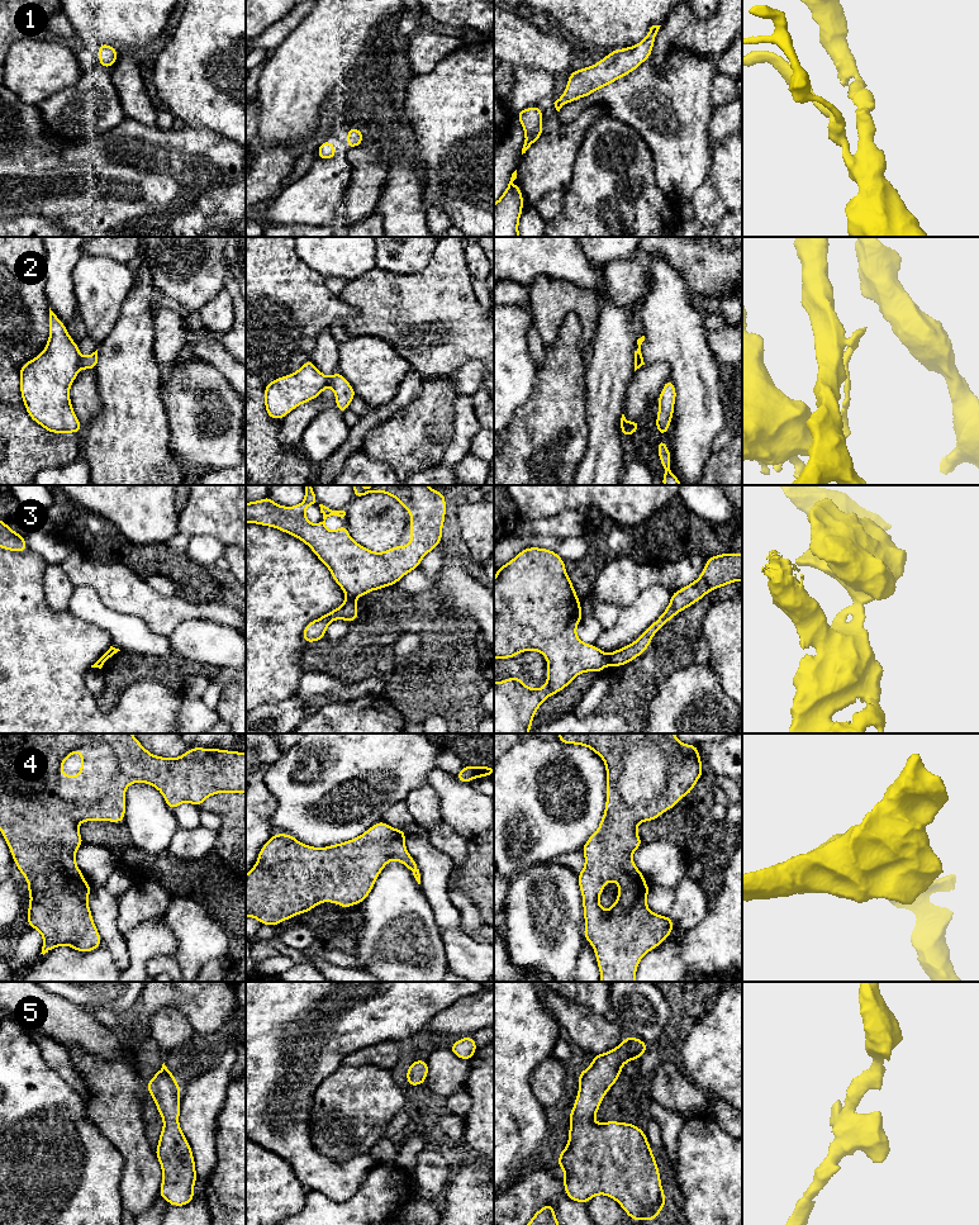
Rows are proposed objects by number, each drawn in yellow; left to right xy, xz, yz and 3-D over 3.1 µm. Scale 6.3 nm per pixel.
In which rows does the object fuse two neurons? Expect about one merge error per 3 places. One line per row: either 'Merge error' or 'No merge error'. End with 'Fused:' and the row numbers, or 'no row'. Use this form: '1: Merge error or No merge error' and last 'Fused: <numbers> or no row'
1: No merge error
2: Merge error
3: Merge error
4: No merge error
5: No merge error
Fused: 2, 3

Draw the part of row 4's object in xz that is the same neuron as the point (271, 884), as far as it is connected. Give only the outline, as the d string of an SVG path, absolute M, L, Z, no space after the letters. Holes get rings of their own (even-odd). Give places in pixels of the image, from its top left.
M379 821L358 837L325 847L304 845L289 834L274 834L246 874L246 917L255 917L261 925L276 926L312 911L322 902L350 908L365 901L381 870L391 860L404 864L420 884L417 861L404 842L407 832Z

